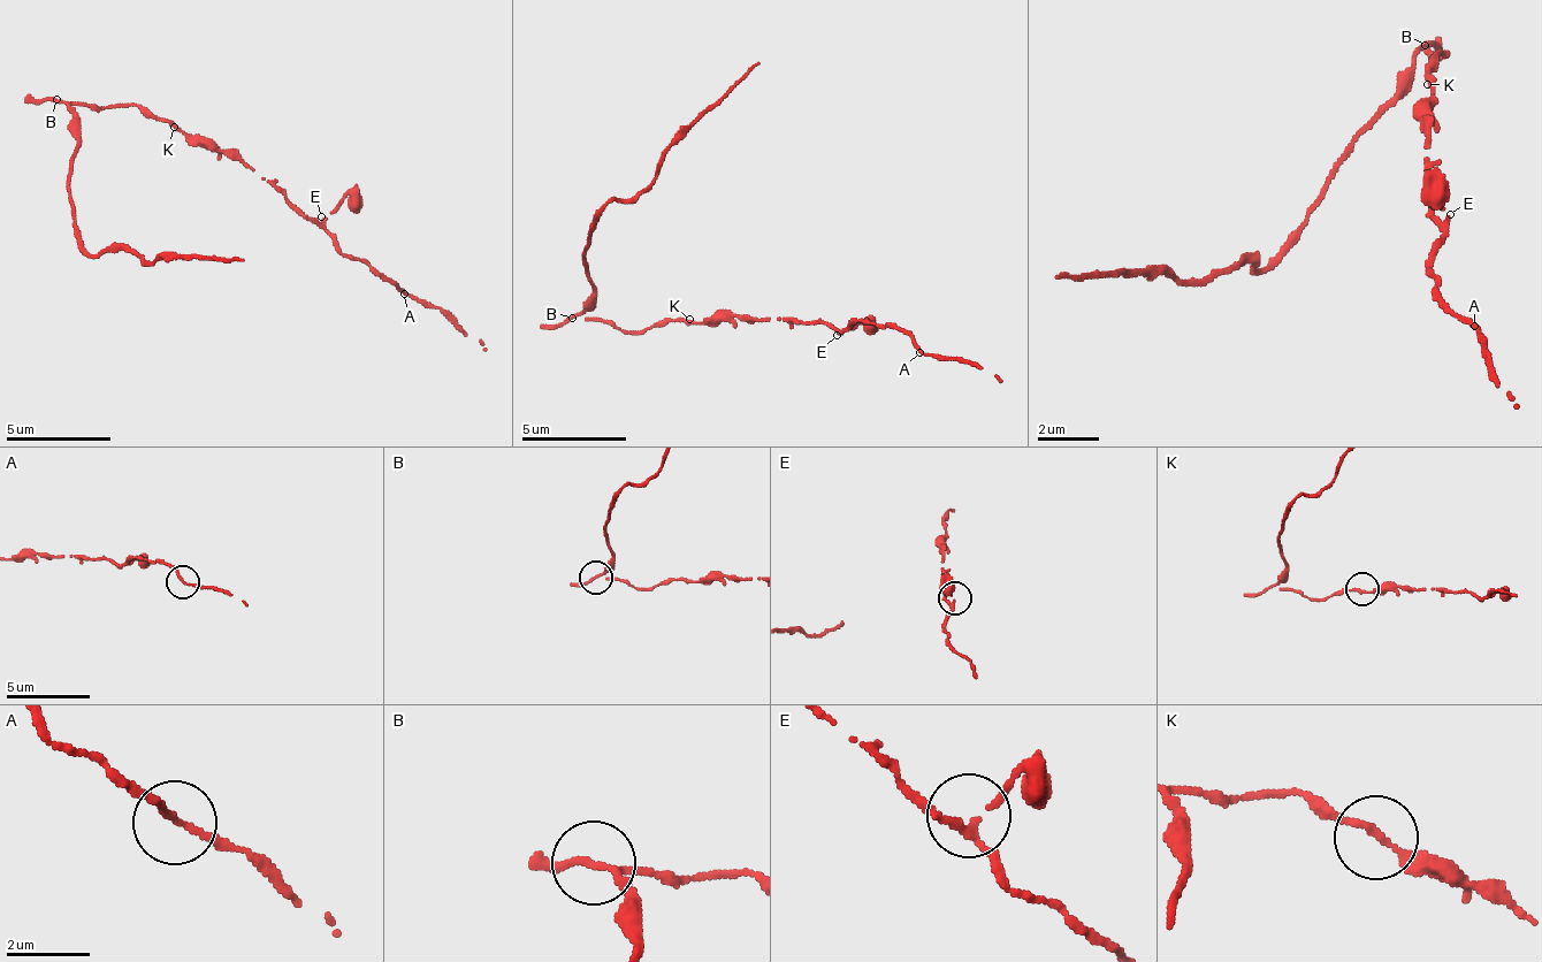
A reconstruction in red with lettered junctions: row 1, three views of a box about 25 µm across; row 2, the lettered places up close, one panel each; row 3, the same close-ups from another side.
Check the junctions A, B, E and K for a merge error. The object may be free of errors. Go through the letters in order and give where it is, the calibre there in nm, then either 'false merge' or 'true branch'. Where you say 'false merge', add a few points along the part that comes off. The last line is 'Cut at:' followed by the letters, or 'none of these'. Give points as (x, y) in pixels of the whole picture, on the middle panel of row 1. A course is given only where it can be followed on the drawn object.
A: (920, 352) | 130 nm | true branch
B: (572, 318) | 120 nm | false merge | (573, 319), (594, 292), (584, 251), (589, 224), (605, 208), (636, 198), (657, 161), (757, 61)
E: (837, 335) | 140 nm | true branch
K: (689, 319) | 150 nm | true branch
Cut at: B

